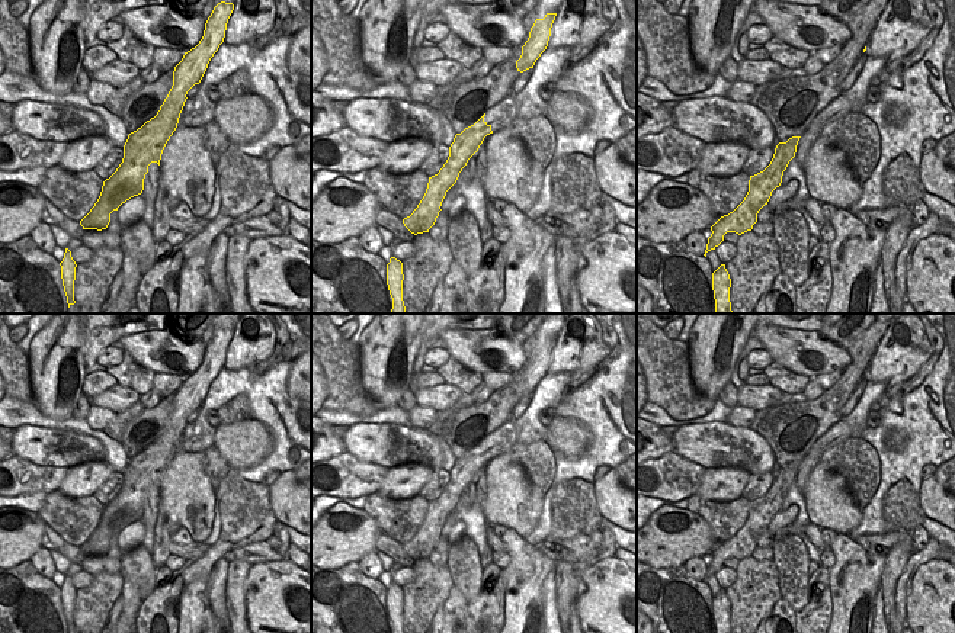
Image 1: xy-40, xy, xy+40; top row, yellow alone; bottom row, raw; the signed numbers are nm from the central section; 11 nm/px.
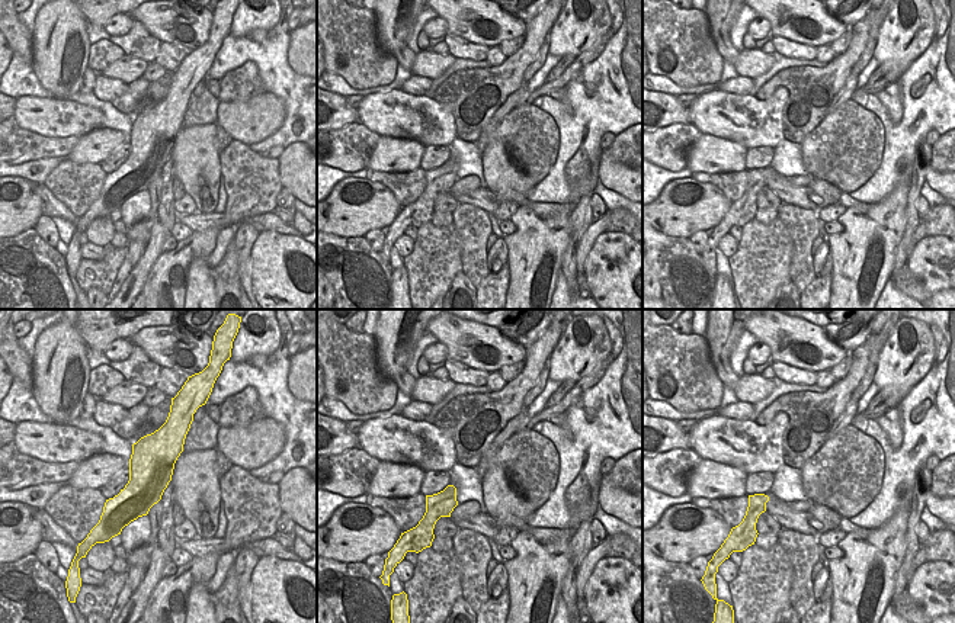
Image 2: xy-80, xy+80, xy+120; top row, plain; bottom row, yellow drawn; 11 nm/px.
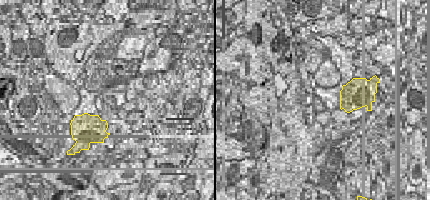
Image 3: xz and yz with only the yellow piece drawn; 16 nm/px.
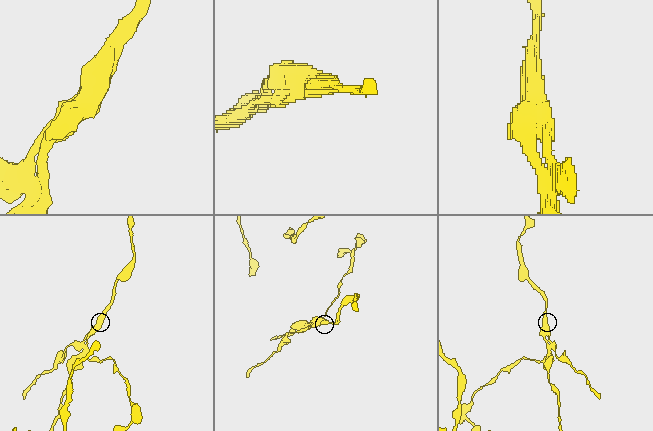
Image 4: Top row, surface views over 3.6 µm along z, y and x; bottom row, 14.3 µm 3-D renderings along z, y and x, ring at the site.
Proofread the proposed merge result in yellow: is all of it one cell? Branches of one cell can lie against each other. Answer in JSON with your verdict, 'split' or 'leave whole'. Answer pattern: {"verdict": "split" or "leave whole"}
{"verdict": "split"}

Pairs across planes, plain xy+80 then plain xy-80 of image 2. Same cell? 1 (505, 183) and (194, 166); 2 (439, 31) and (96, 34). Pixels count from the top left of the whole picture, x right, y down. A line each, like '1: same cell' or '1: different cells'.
1: same cell
2: different cells

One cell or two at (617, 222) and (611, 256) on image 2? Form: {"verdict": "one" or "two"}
{"verdict": "two"}

